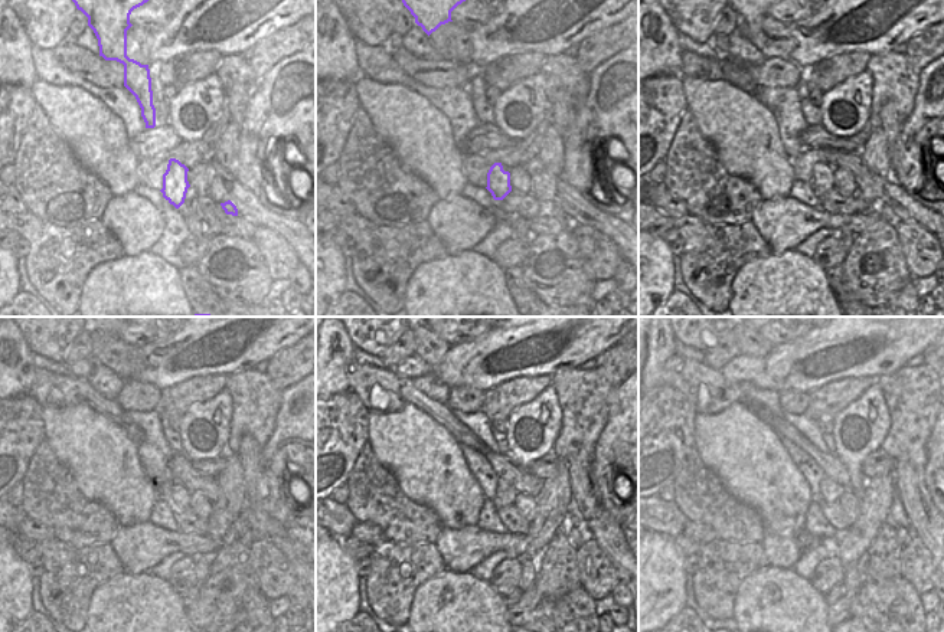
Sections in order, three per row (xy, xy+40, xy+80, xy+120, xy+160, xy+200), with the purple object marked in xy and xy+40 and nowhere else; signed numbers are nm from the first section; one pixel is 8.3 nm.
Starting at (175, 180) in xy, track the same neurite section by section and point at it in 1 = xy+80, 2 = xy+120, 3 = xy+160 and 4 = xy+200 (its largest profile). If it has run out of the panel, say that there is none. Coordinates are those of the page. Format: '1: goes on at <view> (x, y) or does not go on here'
1: goes on at xy+80 (822, 180)
2: goes on at xy+120 (179, 503)
3: goes on at xy+160 (500, 500)
4: goes on at xy+200 (826, 497)

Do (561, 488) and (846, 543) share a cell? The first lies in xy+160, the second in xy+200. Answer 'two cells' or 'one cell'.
one cell

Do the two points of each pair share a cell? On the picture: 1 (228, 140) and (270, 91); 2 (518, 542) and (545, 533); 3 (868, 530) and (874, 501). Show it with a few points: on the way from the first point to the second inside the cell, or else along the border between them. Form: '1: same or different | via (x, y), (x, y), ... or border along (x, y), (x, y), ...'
1: different | border along (239, 125), (239, 149), (235, 160)
2: different | border along (526, 534), (526, 550), (522, 556)
3: same | via (868, 523), (874, 508)

